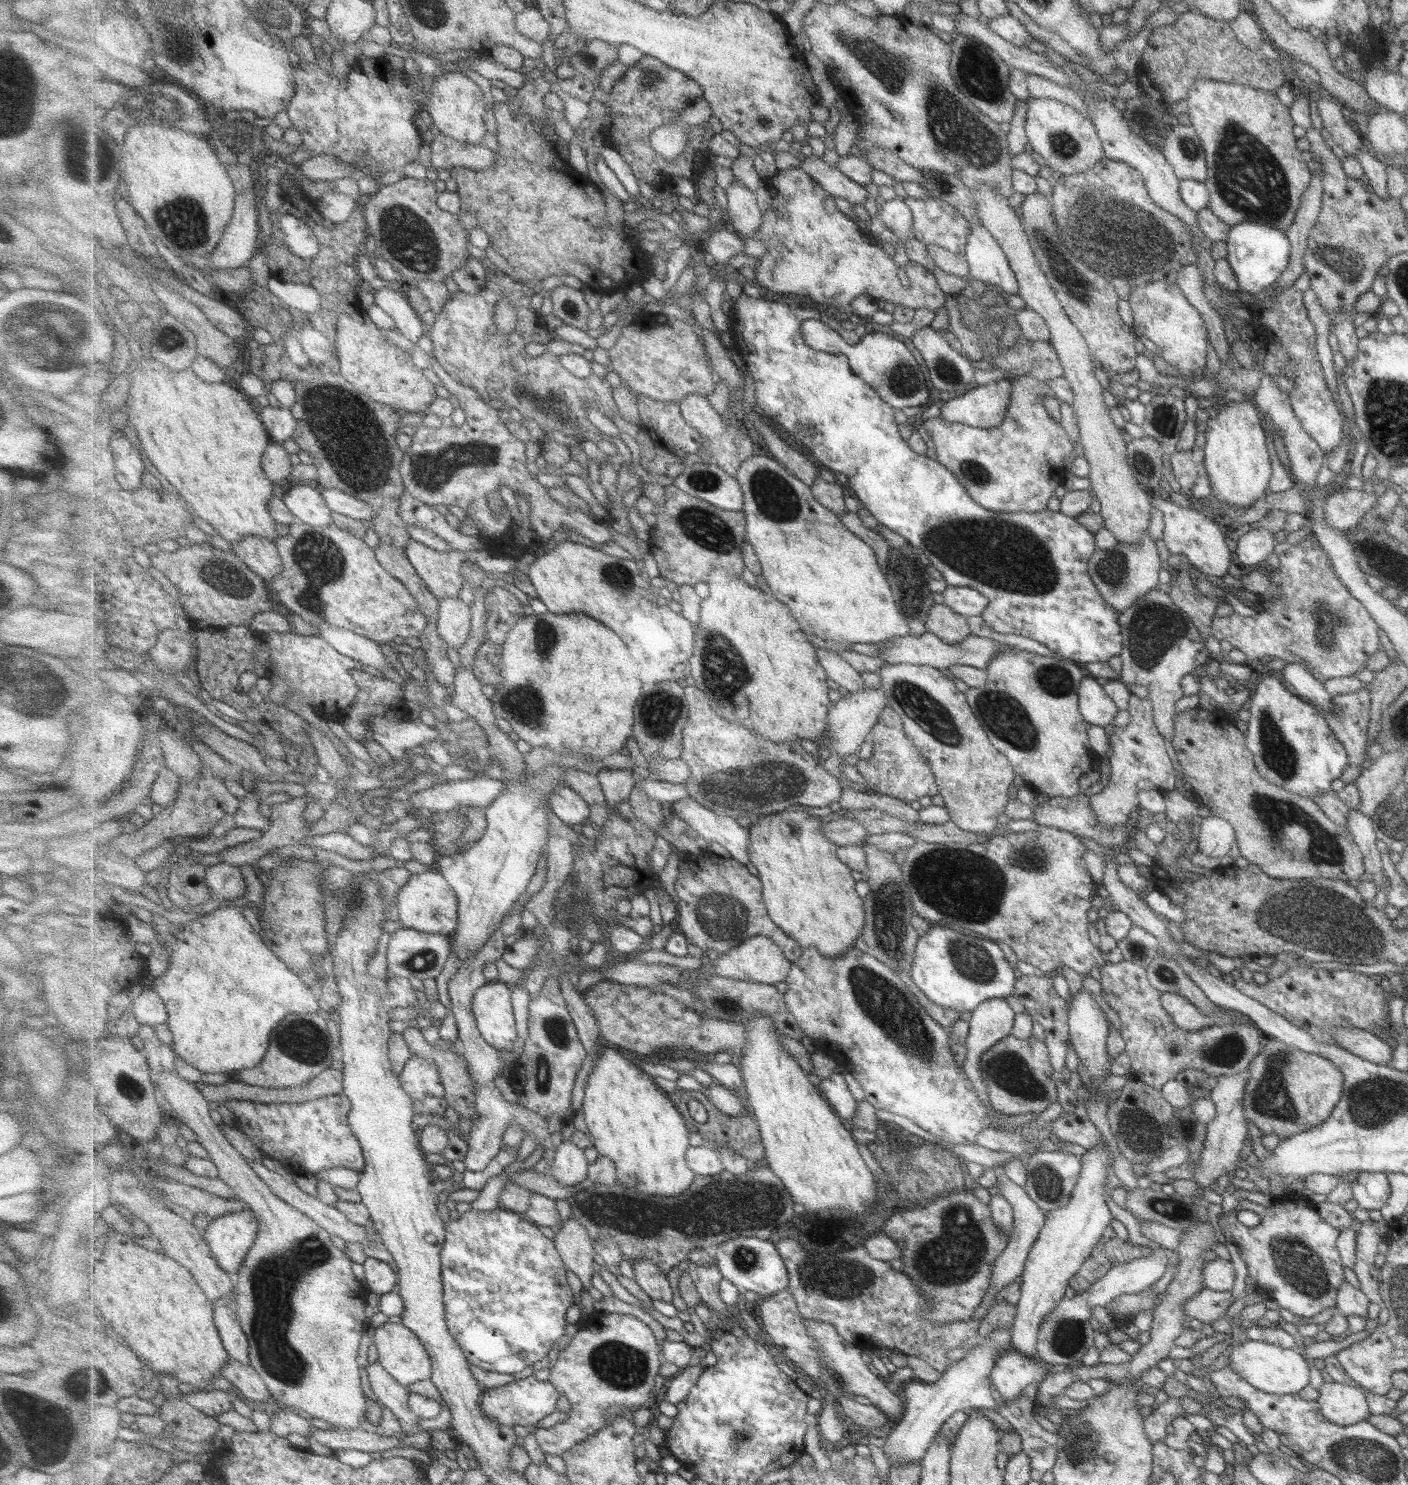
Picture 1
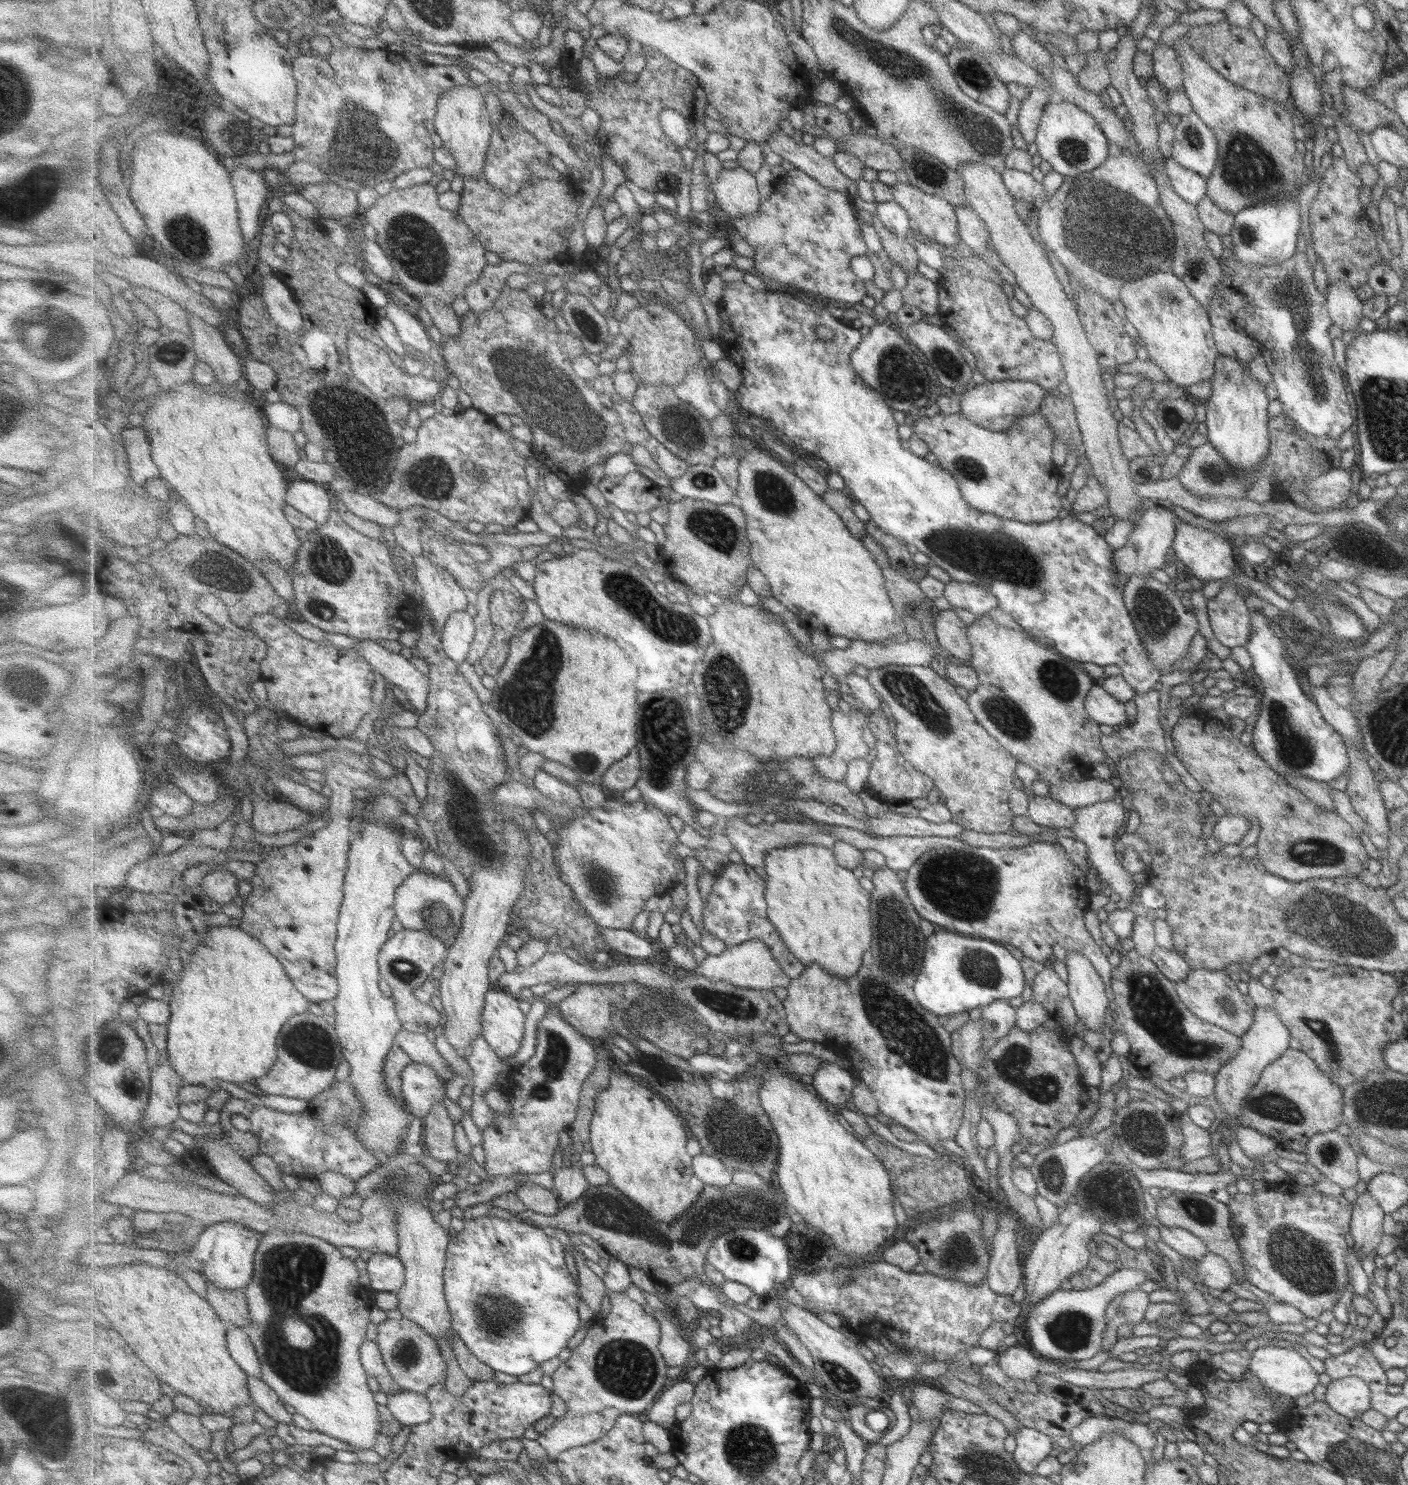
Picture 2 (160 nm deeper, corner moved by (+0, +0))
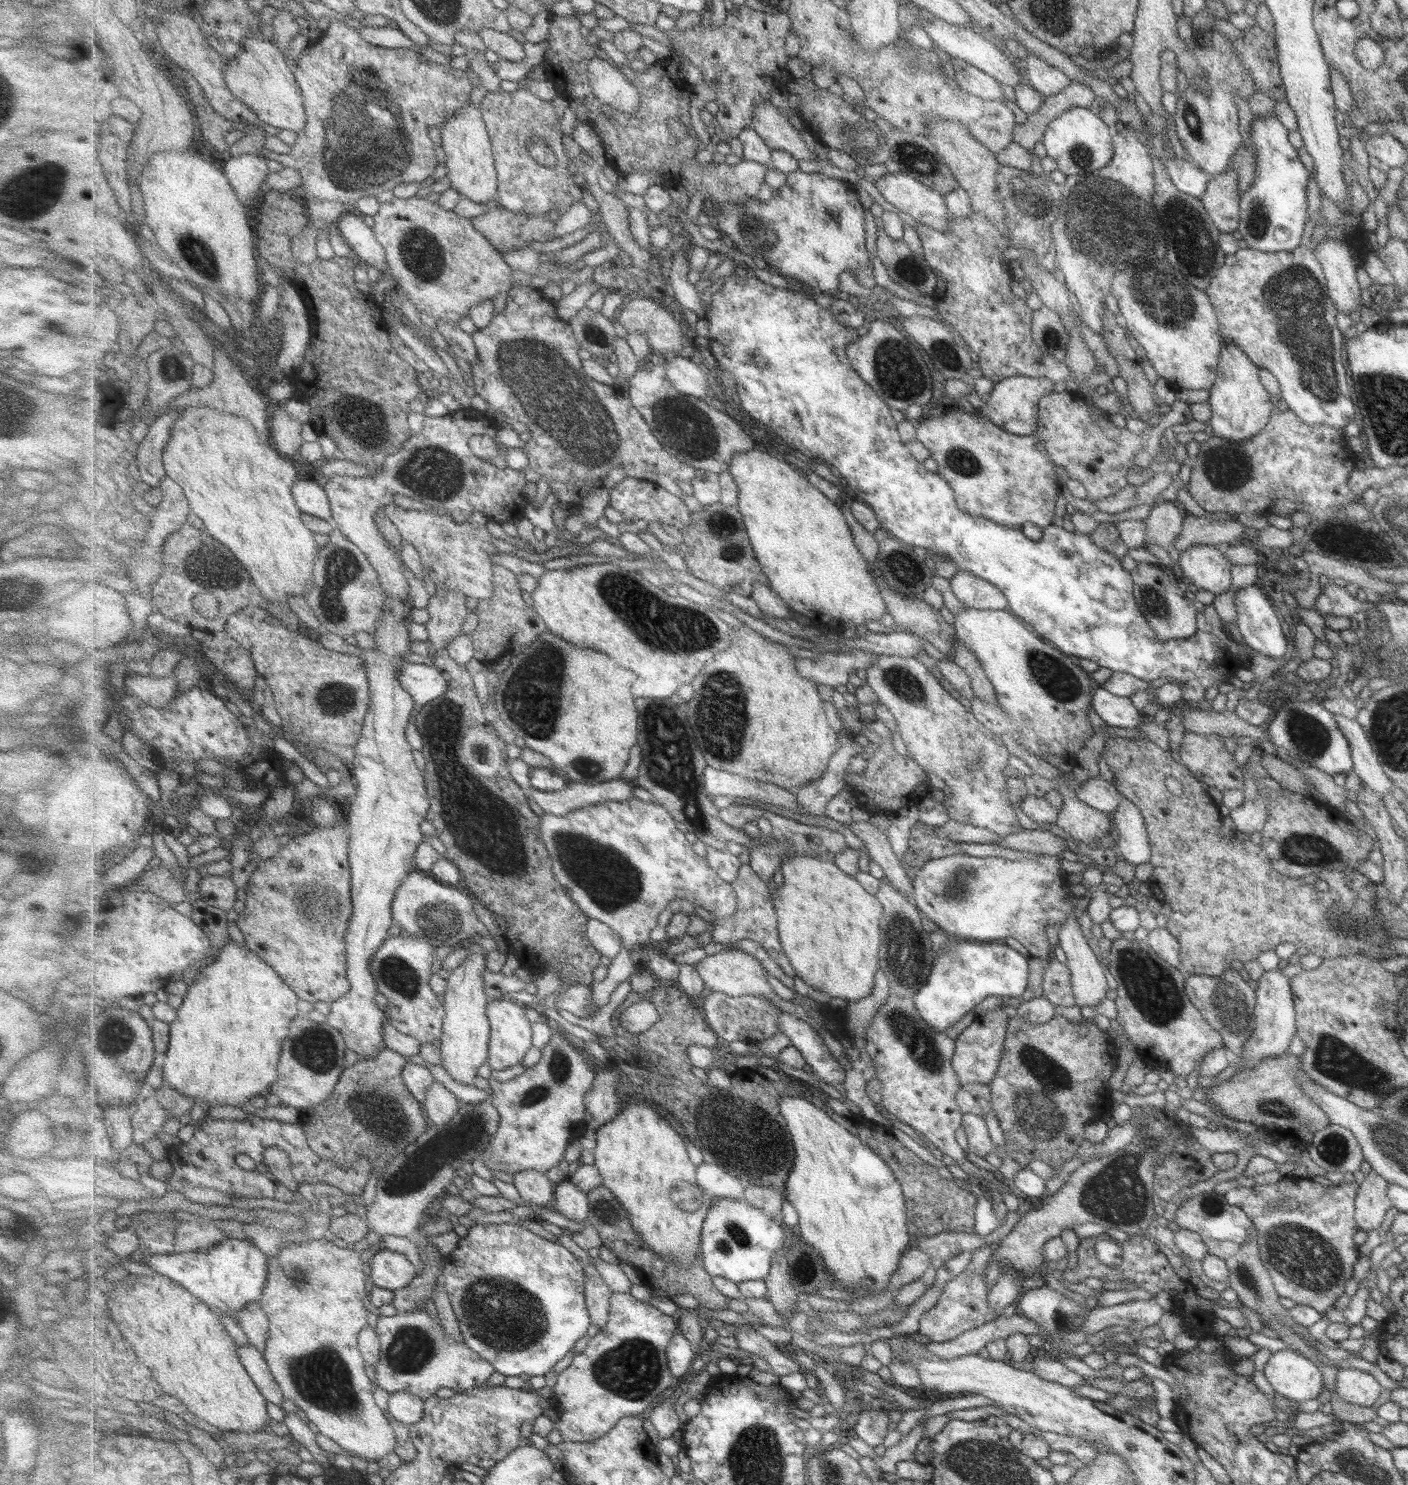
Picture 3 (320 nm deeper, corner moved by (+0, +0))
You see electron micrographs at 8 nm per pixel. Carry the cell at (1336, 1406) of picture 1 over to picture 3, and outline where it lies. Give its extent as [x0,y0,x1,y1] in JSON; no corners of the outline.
[1334,1368,1382,1407]

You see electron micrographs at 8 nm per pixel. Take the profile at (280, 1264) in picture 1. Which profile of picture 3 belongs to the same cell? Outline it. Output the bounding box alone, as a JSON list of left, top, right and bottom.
[257,1239,397,1462]

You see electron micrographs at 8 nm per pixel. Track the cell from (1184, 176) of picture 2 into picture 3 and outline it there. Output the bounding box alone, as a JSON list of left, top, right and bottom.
[1164,158,1209,198]

